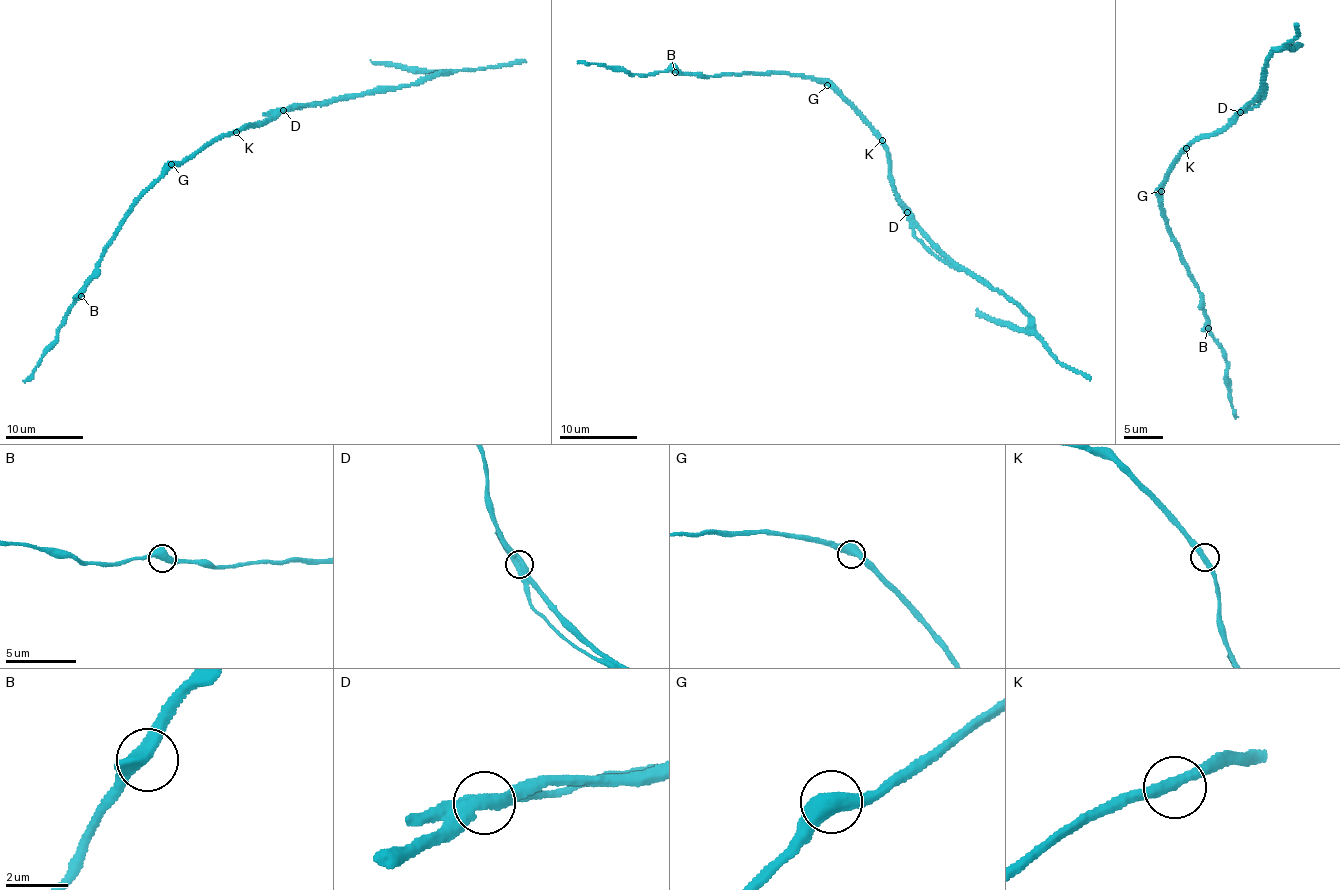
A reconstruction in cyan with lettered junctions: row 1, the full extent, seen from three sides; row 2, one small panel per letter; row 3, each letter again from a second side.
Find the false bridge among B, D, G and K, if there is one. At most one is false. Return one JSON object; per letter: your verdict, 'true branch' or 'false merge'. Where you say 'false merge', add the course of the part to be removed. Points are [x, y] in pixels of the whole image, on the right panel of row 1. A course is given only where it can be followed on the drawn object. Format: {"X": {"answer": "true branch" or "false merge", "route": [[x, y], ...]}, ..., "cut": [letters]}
{"B": {"answer": "true branch"}, "D": {"answer": "false merge", "route": [[1240, 113], [1256, 107], [1264, 95], [1265, 83]]}, "G": {"answer": "true branch"}, "K": {"answer": "true branch"}, "cut": ["D"]}

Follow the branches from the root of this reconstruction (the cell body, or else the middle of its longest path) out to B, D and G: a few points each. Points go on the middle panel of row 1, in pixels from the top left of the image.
B: (881, 138), (856, 106), (825, 82), (790, 74), (744, 71), (714, 76), (675, 72)
D: (881, 138), (889, 158), (892, 189), (907, 212)
G: (881, 138), (856, 106), (827, 85)

